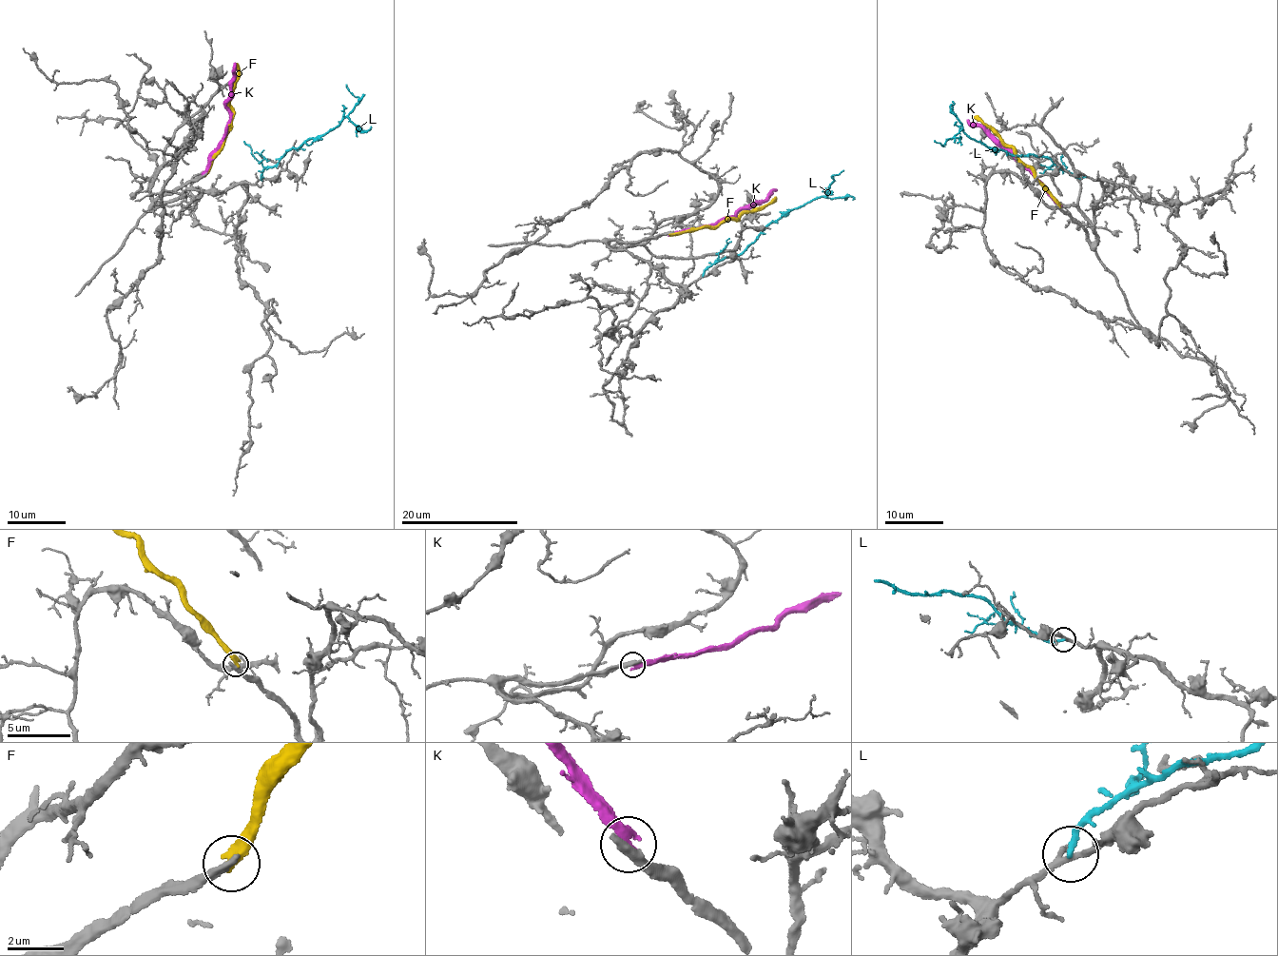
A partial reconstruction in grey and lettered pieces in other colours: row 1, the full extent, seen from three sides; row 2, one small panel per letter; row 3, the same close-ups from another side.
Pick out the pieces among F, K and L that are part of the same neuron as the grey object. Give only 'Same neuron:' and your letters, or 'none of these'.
Same neuron: none of these

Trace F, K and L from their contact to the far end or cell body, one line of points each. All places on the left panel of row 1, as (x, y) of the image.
F: (205, 175), (225, 139), (232, 117), (229, 105), (238, 63)
K: (203, 174), (223, 139), (229, 117), (225, 107), (235, 63)
L: (261, 180), (265, 168), (278, 165), (305, 141), (332, 131), (345, 117), (363, 131), (372, 127)

